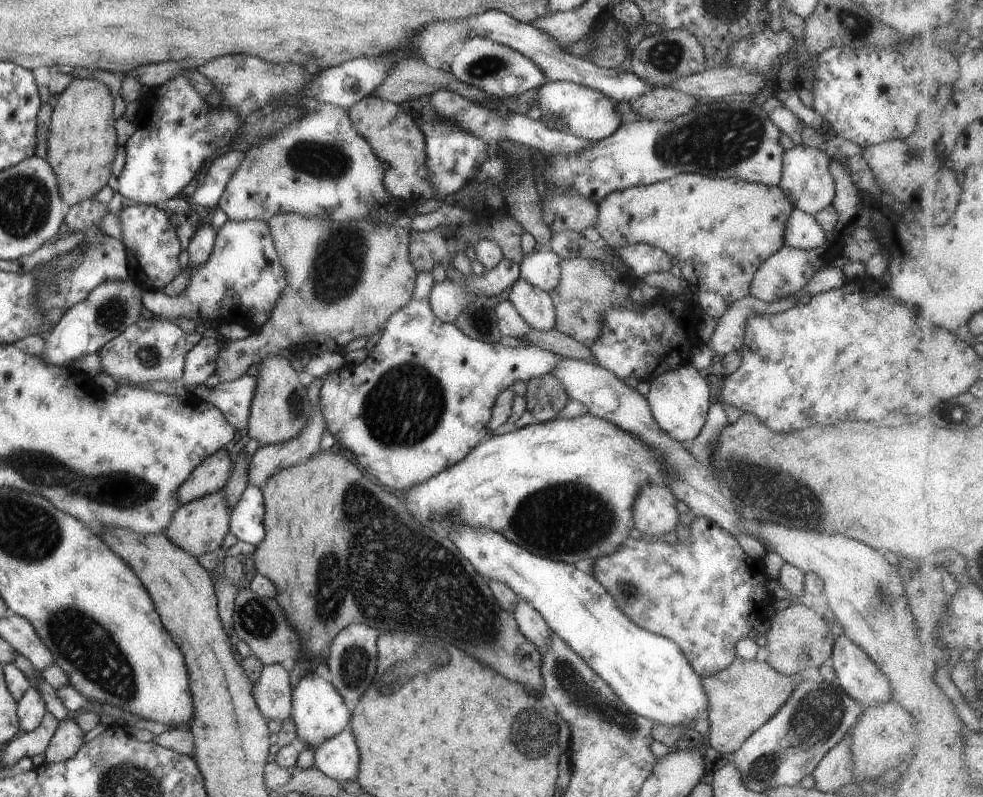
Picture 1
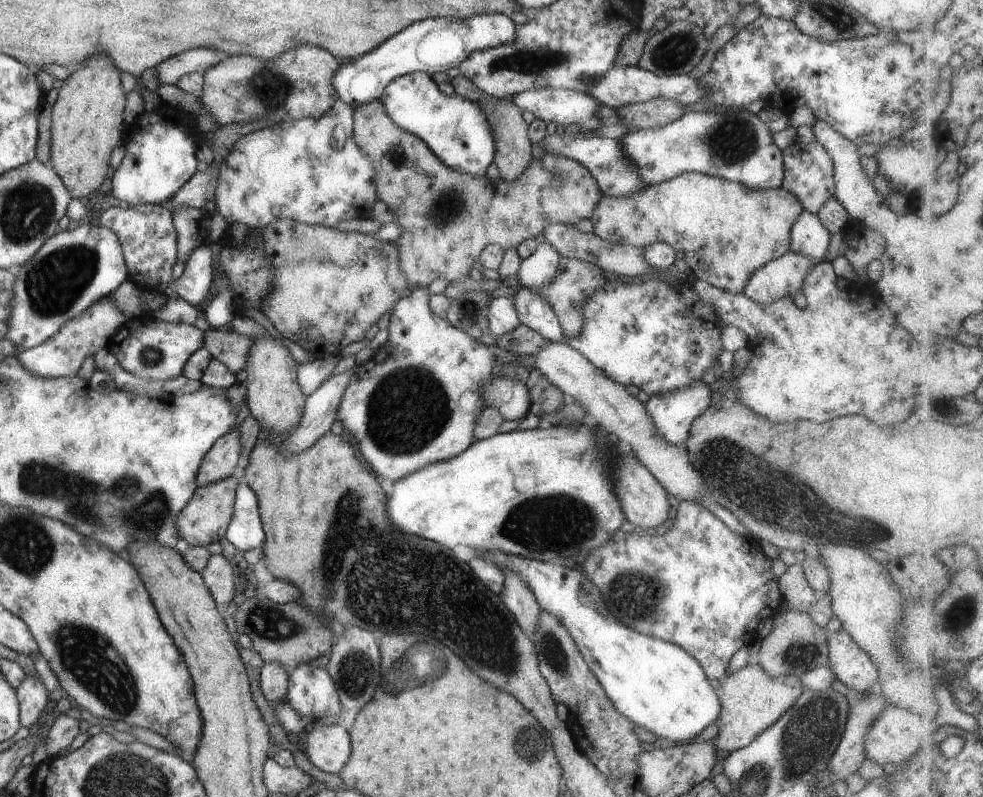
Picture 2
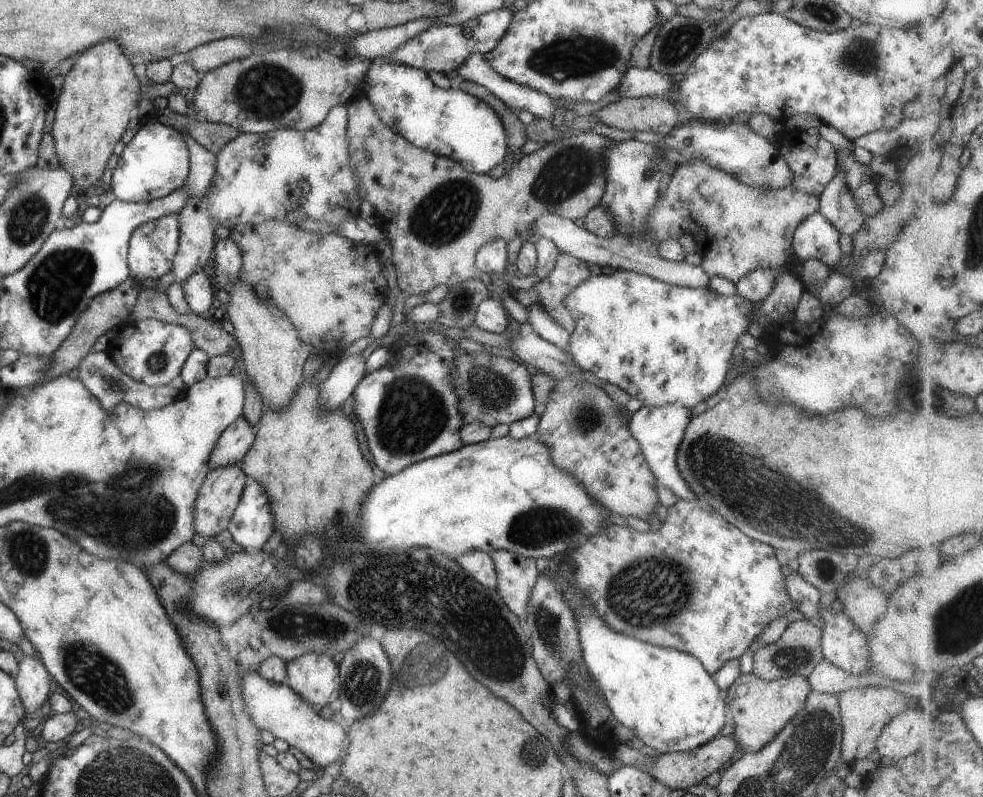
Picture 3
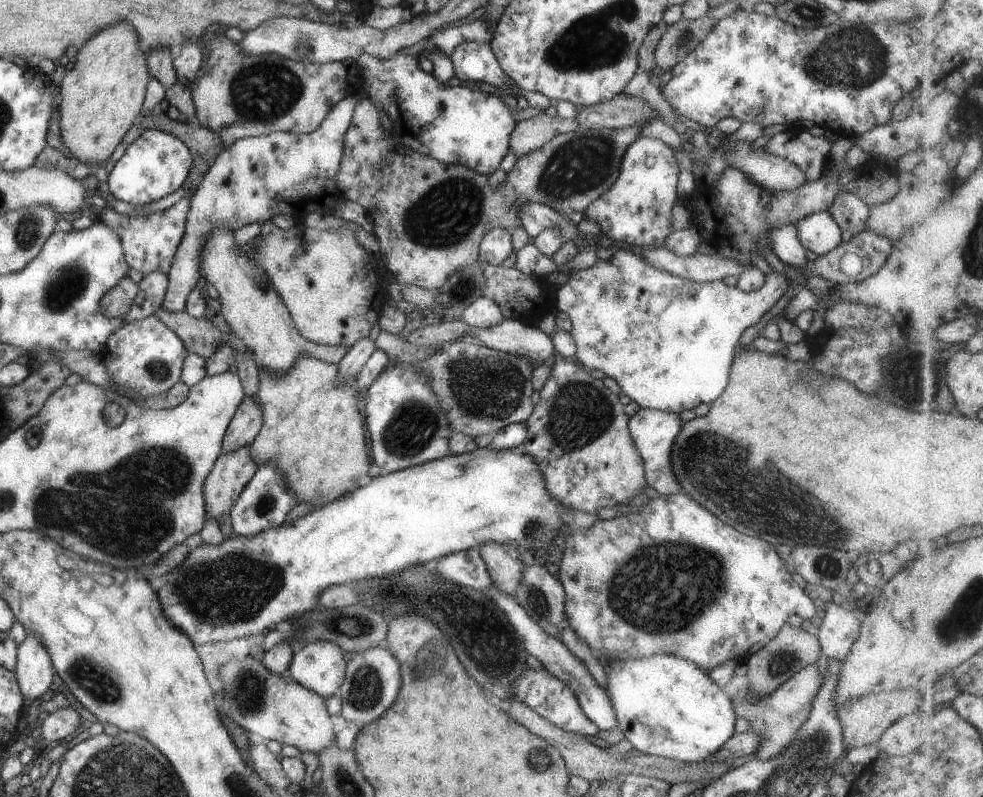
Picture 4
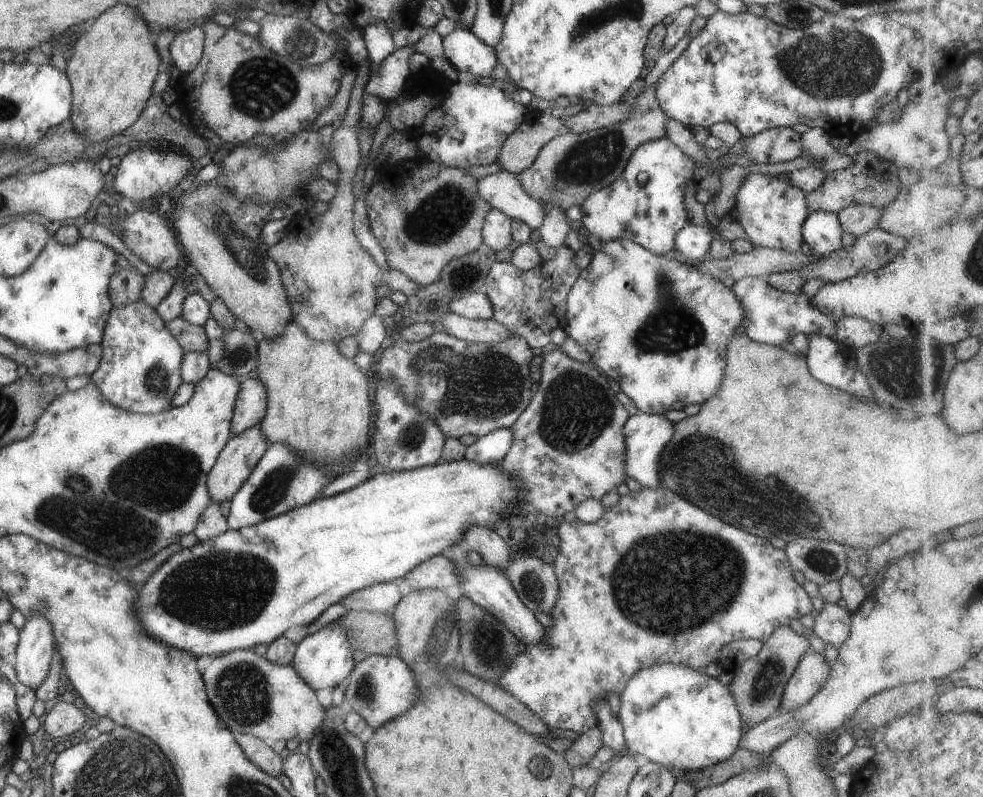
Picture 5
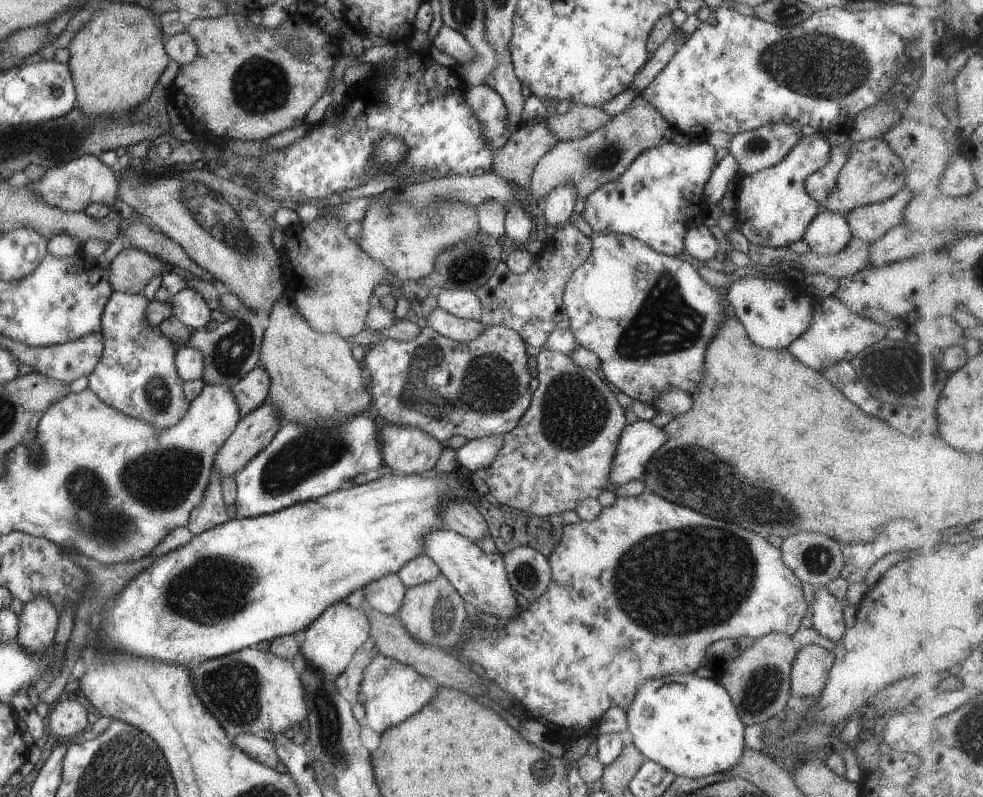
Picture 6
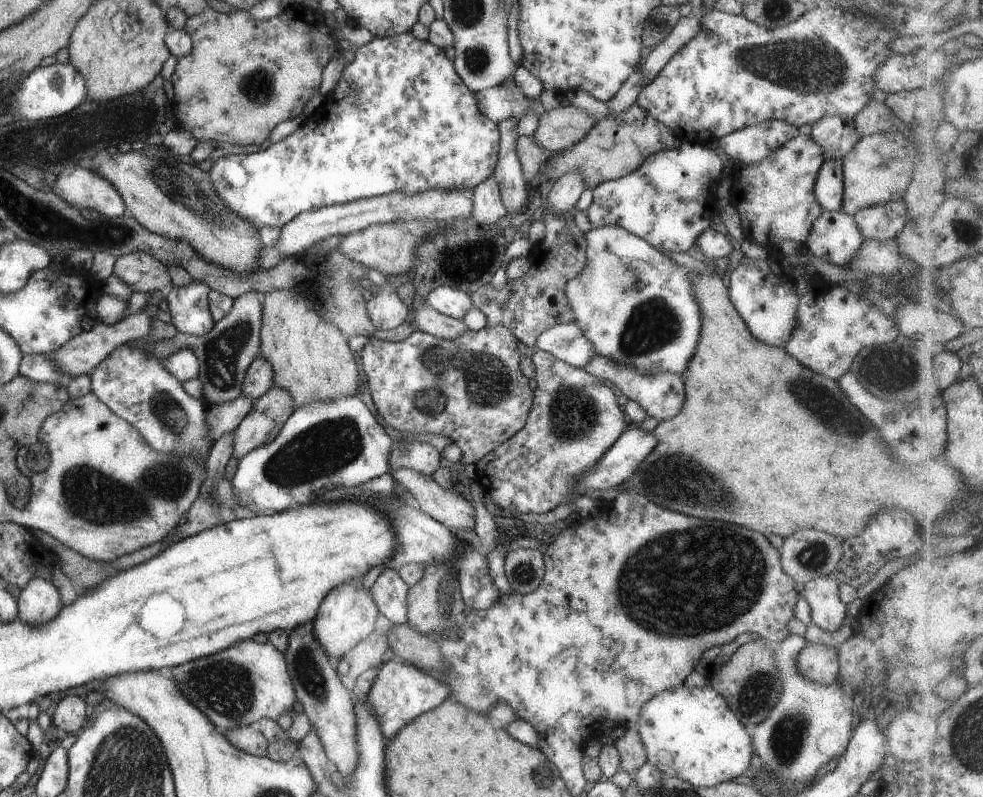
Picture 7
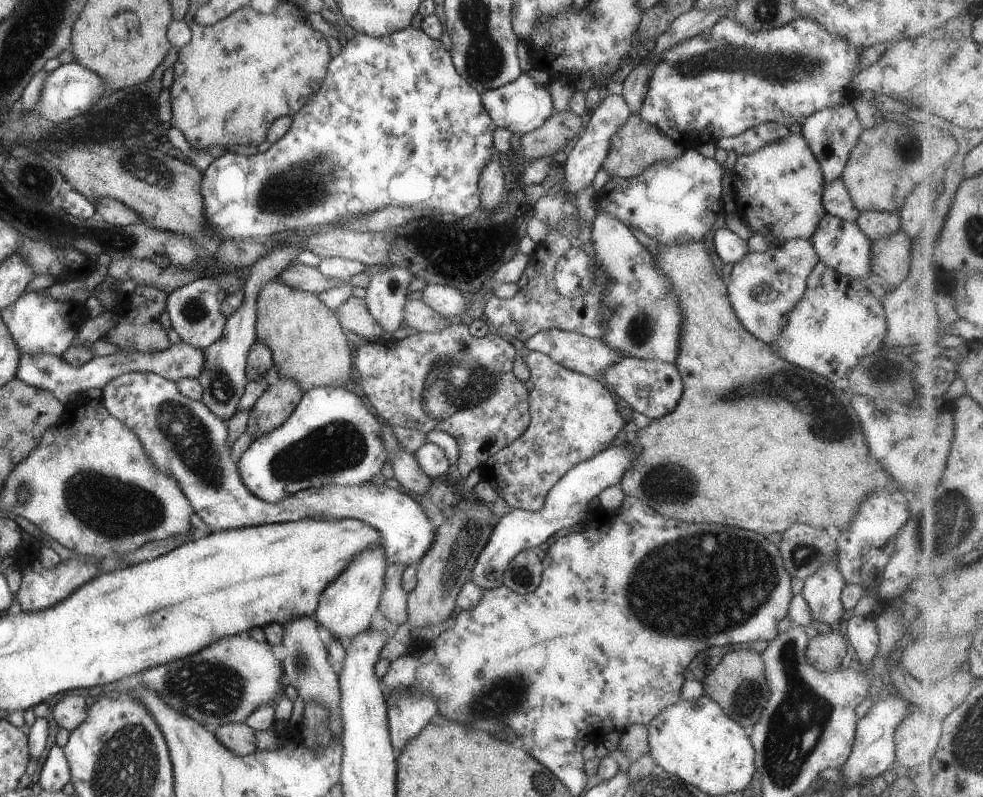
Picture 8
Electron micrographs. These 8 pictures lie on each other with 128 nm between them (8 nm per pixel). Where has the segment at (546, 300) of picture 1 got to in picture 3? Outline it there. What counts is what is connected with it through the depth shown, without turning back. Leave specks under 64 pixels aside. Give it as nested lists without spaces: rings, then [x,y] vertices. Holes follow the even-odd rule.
[[[539,304],[527,307],[526,326],[537,333],[543,340],[549,341],[566,350],[570,333],[559,326]]]

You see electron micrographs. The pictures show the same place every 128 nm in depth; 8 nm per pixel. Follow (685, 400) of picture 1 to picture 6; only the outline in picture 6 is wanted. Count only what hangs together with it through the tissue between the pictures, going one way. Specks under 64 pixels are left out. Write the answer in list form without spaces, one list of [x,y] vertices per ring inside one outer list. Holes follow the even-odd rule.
[[[637,419],[625,425],[620,432],[615,454],[610,464],[608,482],[623,484],[629,480],[641,480],[645,465],[666,439],[663,429],[649,420]]]

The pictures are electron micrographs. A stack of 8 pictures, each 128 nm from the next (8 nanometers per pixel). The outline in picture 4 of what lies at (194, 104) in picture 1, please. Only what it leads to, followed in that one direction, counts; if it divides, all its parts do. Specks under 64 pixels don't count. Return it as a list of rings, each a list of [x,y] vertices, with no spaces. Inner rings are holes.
[[[161,130],[141,134],[125,148],[123,156],[109,172],[106,183],[116,201],[132,206],[149,204],[178,190],[191,170],[191,162],[193,158],[185,144],[171,134]]]

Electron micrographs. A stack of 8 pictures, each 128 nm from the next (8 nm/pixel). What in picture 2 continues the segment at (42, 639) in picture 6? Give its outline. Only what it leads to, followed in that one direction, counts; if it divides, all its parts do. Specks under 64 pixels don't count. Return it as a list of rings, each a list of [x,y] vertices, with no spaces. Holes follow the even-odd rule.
[[[24,675],[24,679],[18,684],[16,688],[16,697],[20,699],[20,721],[23,729],[28,729],[31,724],[36,722],[41,716],[41,711],[45,708],[52,697],[43,687],[39,681],[39,676]]]

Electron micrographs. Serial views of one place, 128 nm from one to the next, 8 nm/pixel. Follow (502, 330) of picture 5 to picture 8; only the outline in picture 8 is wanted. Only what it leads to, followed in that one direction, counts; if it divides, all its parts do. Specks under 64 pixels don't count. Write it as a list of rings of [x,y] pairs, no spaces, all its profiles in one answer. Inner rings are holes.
[[[407,298],[403,310],[403,324],[407,325],[413,332],[438,333],[441,332],[449,322],[432,311],[423,301]]]

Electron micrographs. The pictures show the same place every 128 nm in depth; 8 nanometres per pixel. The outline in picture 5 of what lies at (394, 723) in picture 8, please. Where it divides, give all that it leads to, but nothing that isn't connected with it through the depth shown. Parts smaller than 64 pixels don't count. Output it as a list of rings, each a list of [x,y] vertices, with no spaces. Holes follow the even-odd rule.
[[[367,655],[355,662],[344,684],[344,700],[347,712],[357,712],[372,729],[397,715],[403,714],[414,704],[419,683],[409,667],[397,656]]]

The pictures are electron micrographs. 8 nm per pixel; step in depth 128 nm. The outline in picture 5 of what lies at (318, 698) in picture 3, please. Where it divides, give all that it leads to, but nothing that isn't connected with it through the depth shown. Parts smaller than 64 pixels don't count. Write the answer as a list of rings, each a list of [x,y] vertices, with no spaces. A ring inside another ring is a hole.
[[[331,621],[319,628],[317,632],[305,635],[296,644],[294,657],[290,665],[313,690],[333,688],[339,683],[343,683],[348,674],[352,672],[355,662],[351,643],[352,639],[348,636],[346,630],[336,621]]]

